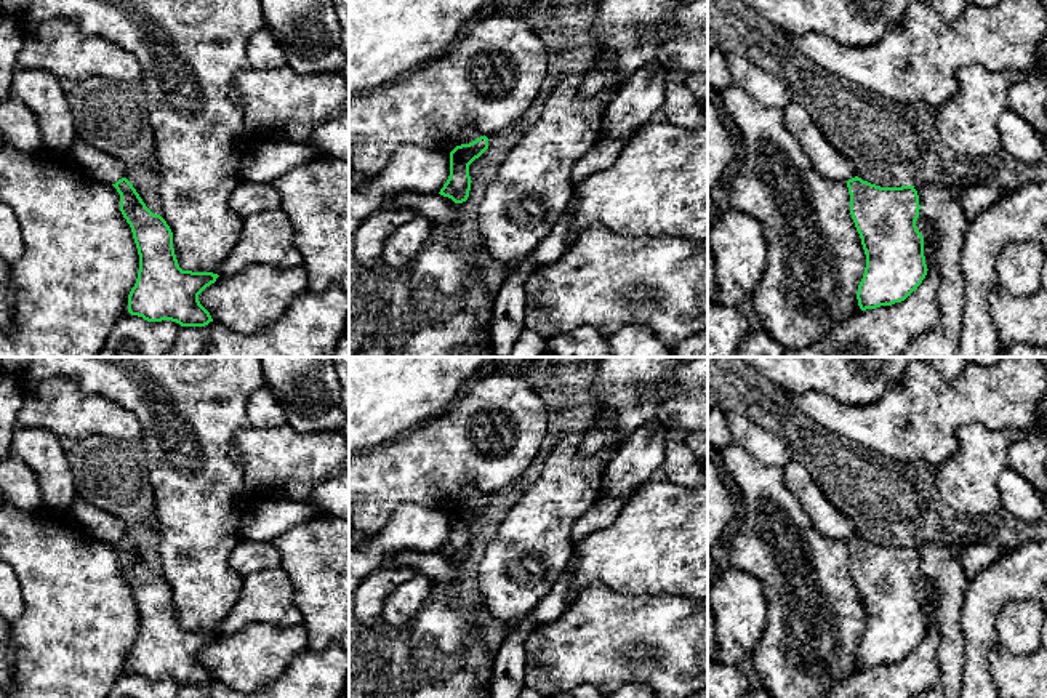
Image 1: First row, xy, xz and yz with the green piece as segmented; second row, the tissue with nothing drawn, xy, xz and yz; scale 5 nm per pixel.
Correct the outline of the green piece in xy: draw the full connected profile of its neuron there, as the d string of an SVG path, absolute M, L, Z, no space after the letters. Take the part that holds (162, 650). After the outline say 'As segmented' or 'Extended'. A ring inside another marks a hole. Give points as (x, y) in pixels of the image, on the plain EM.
M126 536L112 544L120 552L120 570L131 586L139 613L138 637L128 653L128 671L147 680L171 679L181 685L205 685L213 680L199 653L219 634L183 629L166 580L146 565Z. As segmented

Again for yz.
M855 535L847 540L850 573L866 613L856 658L861 669L905 660L927 634L924 596L917 589L914 544L881 546Z. As segmented

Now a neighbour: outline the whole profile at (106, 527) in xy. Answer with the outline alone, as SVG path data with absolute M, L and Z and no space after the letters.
M77 496L70 506L77 522L98 540L115 543L118 538L125 536L125 522L114 514L96 507L80 496Z

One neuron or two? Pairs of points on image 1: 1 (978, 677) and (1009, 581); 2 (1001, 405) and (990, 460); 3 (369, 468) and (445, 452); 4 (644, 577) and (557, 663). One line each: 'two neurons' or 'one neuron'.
1: one neuron
2: two neurons
3: one neuron
4: two neurons

